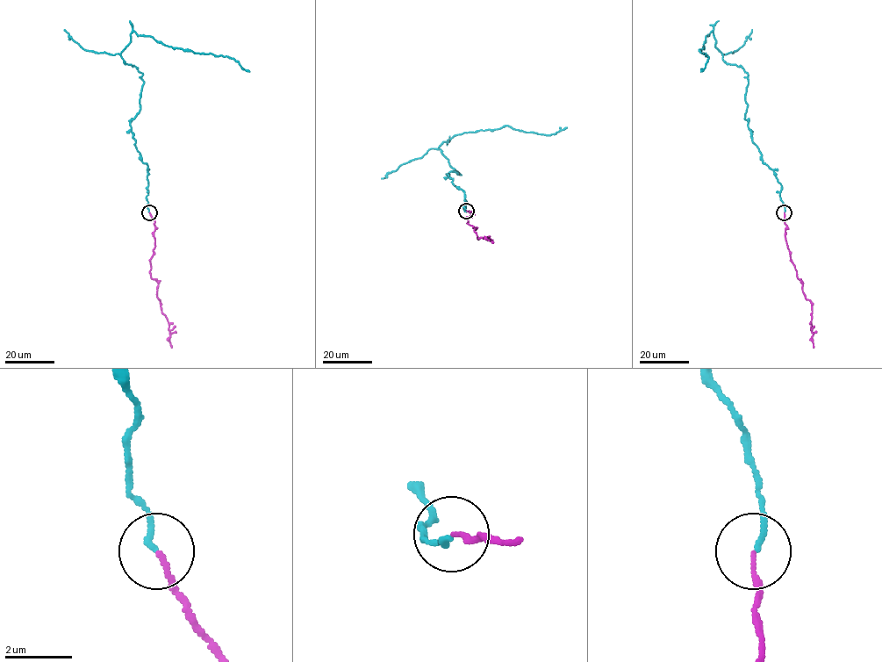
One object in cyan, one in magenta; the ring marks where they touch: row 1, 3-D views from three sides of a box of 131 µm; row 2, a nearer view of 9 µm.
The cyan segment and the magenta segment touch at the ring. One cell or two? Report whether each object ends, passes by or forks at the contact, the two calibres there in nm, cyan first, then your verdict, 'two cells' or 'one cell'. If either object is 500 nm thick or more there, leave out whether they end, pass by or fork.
cyan ends; magenta ends; calibres 150 and 130 nm; one cell

